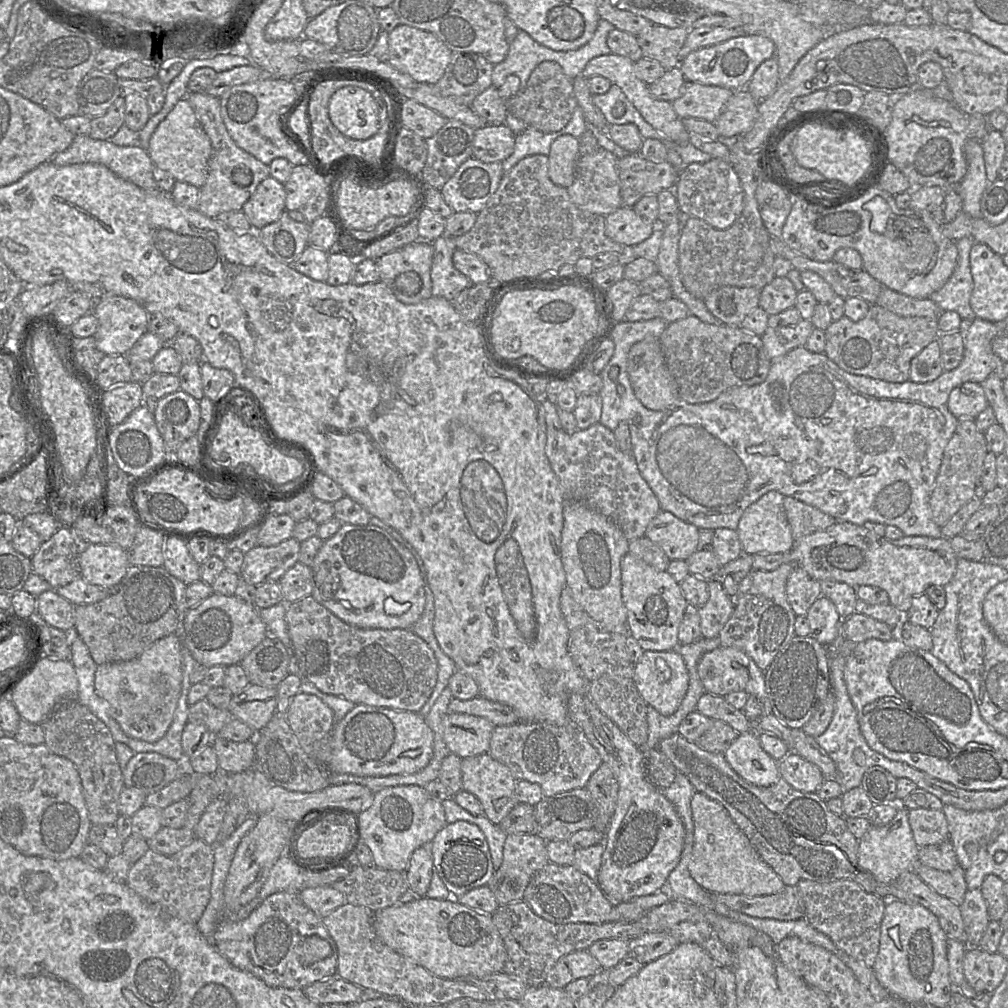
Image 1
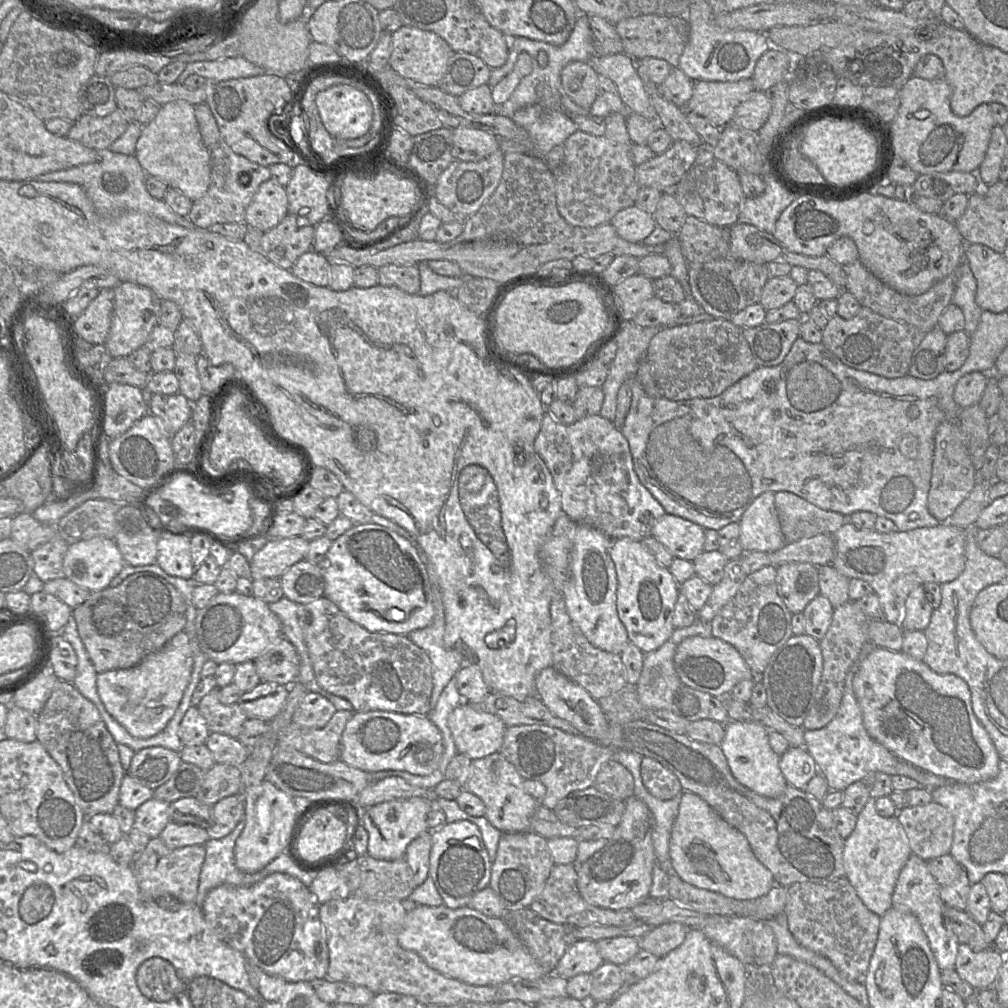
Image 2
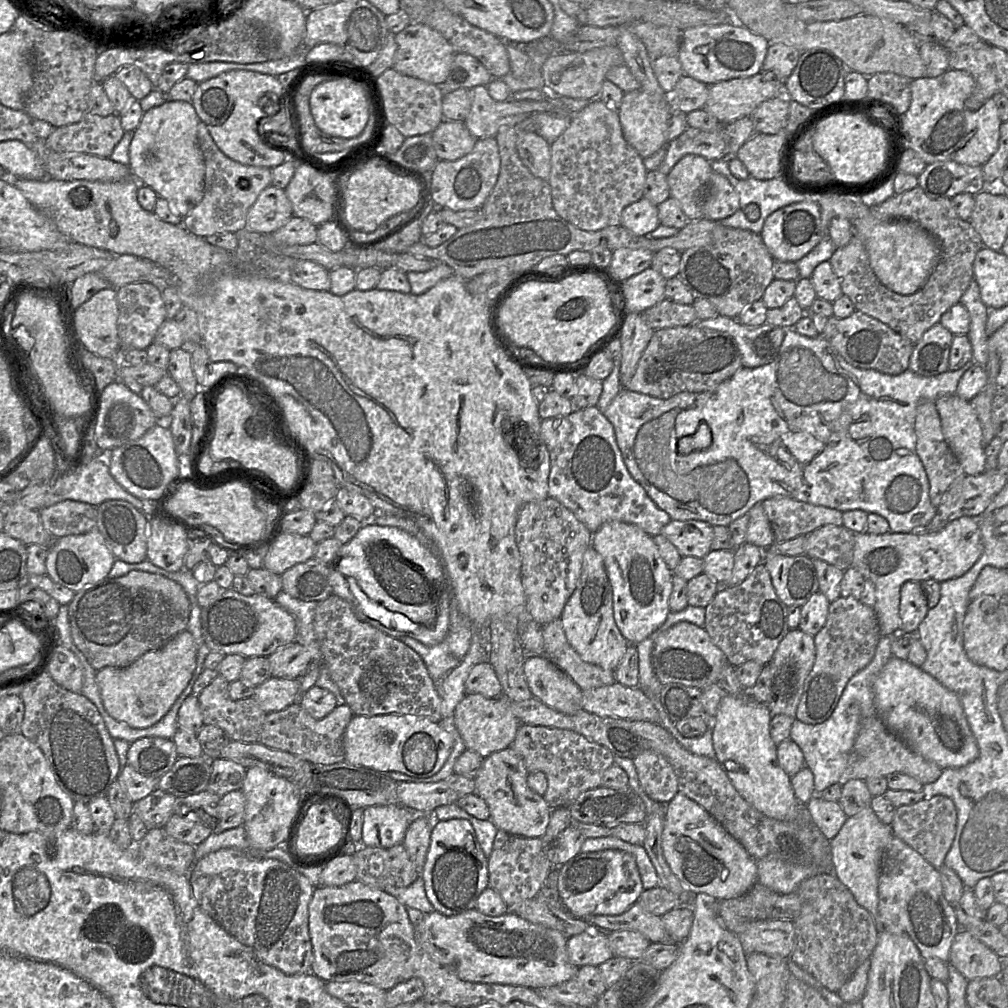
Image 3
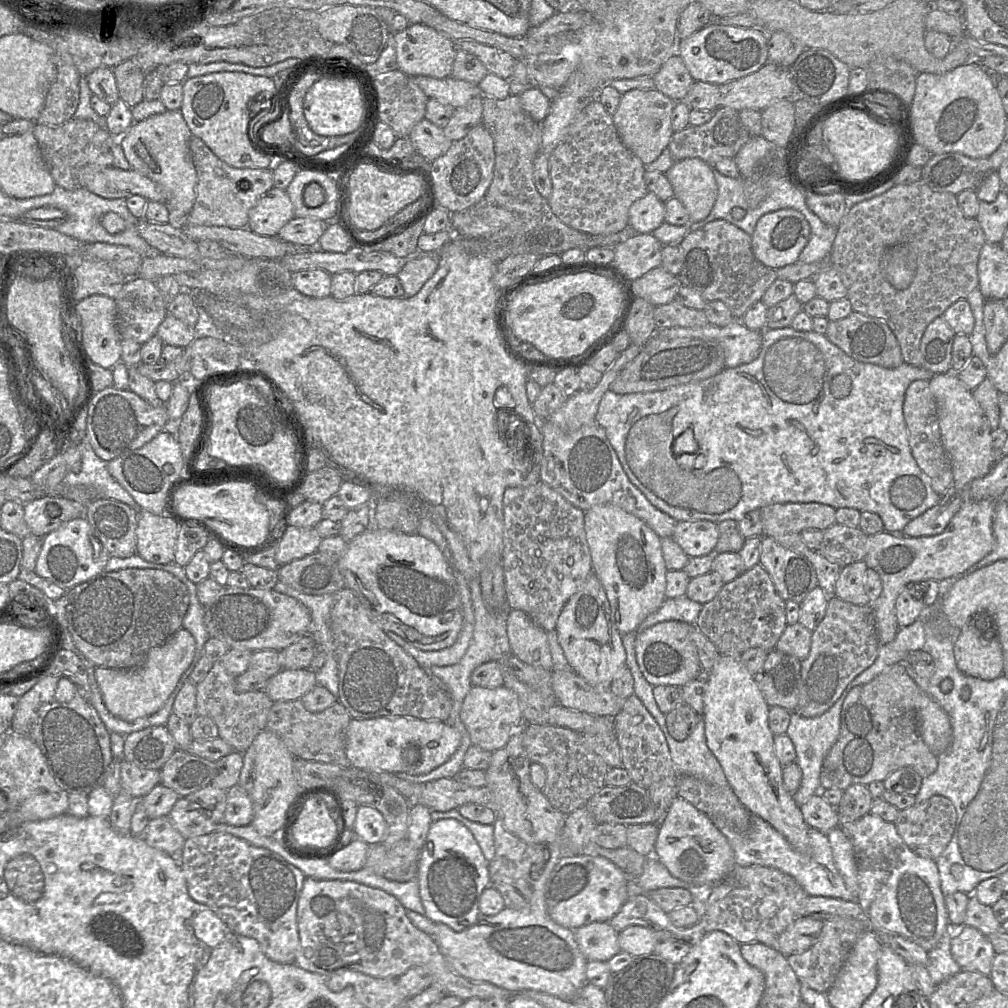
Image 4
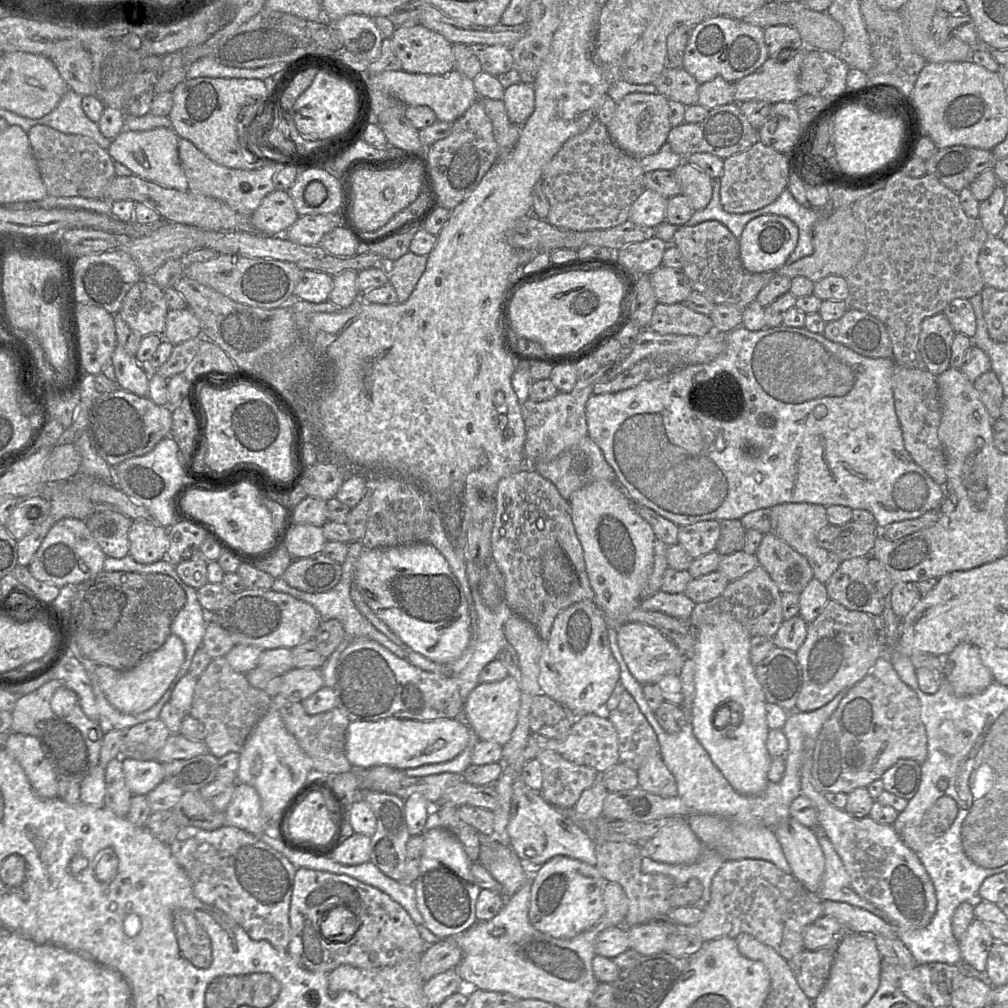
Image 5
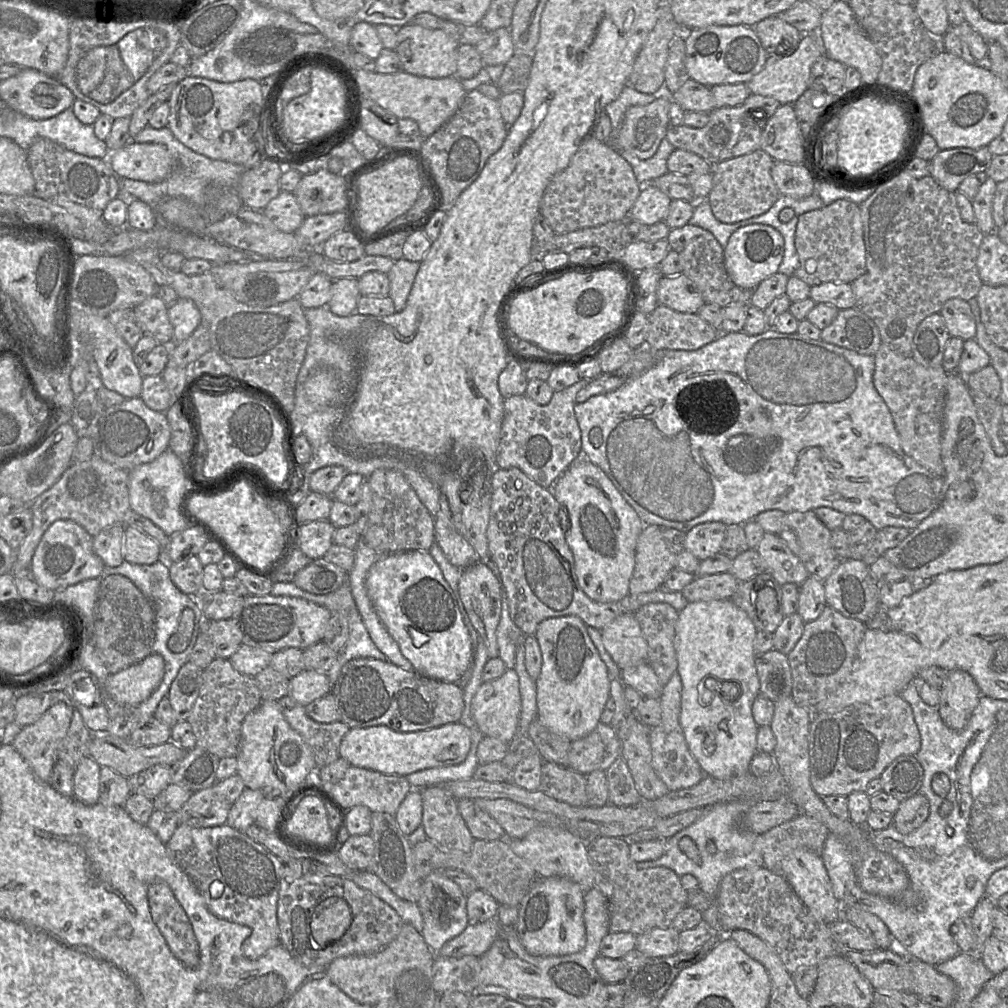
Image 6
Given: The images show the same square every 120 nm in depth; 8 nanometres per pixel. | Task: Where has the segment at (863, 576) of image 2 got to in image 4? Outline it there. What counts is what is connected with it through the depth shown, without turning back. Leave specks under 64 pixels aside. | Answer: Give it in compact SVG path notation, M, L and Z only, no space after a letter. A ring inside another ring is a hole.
M994 500L966 501L962 504L958 512L953 516L945 530L934 536L908 537L901 532L886 532L869 535L867 541L867 553L864 562L868 568L874 569L882 580L882 593L872 604L878 640L881 645L891 642L899 629L896 617L896 600L898 595L909 585L920 583L924 580L954 580L965 573L989 554L995 545L993 535Z

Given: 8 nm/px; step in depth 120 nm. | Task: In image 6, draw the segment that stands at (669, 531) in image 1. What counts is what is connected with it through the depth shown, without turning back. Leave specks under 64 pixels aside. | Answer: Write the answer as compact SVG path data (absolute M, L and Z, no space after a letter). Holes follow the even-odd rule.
M705 522L694 526L686 533L685 550L699 561L721 552L726 527L722 522Z

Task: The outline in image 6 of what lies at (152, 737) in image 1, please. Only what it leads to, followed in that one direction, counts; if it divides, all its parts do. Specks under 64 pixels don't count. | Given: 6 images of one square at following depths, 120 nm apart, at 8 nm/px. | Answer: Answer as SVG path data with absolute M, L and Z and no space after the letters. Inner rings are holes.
M152 653L143 661L110 674L105 682L105 689L117 703L138 706L157 689L164 673L163 657Z

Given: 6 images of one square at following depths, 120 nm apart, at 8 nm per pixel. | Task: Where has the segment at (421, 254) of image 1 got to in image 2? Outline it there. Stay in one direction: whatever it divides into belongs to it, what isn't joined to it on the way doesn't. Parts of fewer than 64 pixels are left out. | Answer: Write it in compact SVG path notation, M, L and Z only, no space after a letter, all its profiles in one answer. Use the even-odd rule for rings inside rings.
M418 264L384 265L378 268L378 283L396 286L409 294L418 294L421 286Z

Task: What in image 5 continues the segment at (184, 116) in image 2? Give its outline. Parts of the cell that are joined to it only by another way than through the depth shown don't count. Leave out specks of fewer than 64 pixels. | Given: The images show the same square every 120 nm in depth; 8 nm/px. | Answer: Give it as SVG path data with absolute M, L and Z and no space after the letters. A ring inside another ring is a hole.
M159 127L147 131L124 129L112 140L108 153L113 161L125 165L136 176L166 188L187 191L188 181L178 156L179 138L172 128Z

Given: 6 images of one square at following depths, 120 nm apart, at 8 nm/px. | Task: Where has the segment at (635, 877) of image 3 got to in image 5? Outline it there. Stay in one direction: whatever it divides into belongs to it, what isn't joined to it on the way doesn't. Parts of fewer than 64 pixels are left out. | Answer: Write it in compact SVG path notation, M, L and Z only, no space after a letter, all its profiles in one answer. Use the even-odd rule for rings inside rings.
M566 856L551 858L531 879L530 923L553 938L575 937L592 927L604 914L603 891L607 883L593 865Z

